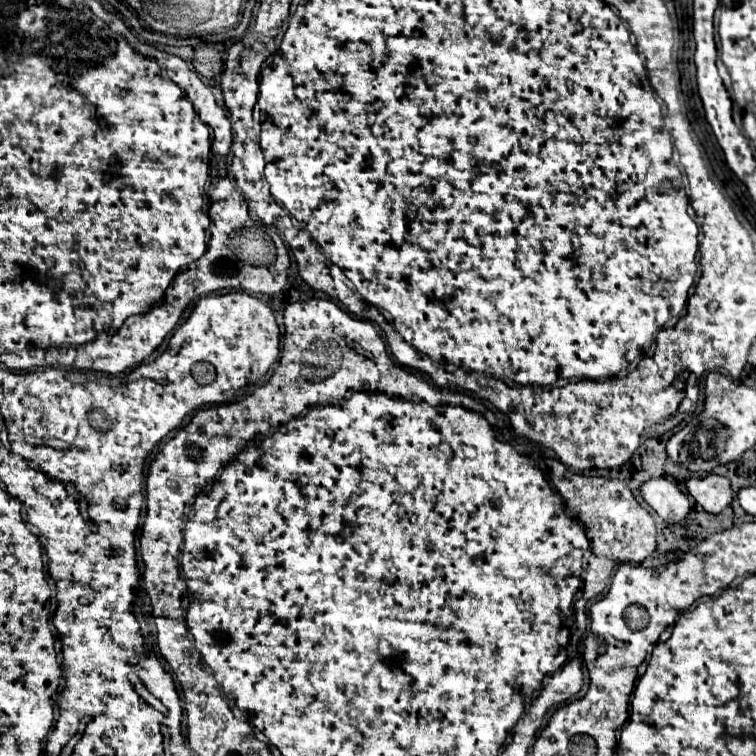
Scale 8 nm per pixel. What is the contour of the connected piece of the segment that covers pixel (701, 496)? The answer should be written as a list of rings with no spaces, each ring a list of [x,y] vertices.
[[[717,474],[689,476],[687,490],[697,504],[701,504],[707,512],[713,512],[713,514],[719,514],[721,510],[725,510],[733,498],[729,480]]]

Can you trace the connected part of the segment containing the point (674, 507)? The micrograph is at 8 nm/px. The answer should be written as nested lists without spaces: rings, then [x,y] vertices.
[[[655,478],[641,484],[641,498],[665,520],[683,522],[691,510],[689,498],[677,488],[673,480]]]

